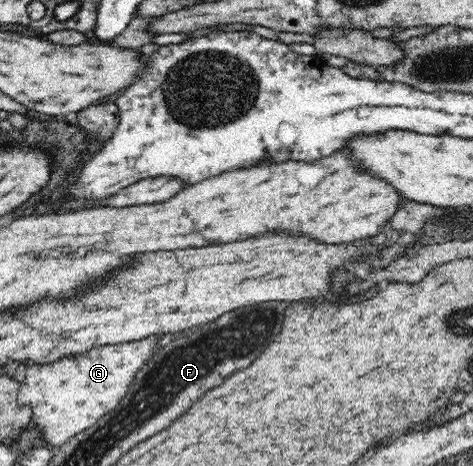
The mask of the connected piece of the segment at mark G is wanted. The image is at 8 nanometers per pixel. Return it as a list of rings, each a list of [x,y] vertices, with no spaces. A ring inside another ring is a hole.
[[[148,336],[130,344],[96,346],[80,356],[62,358],[46,366],[28,366],[17,401],[20,406],[31,408],[31,423],[40,429],[44,446],[60,448],[76,434],[94,426],[106,412],[114,410],[127,393],[136,370],[158,350],[156,341]]]

